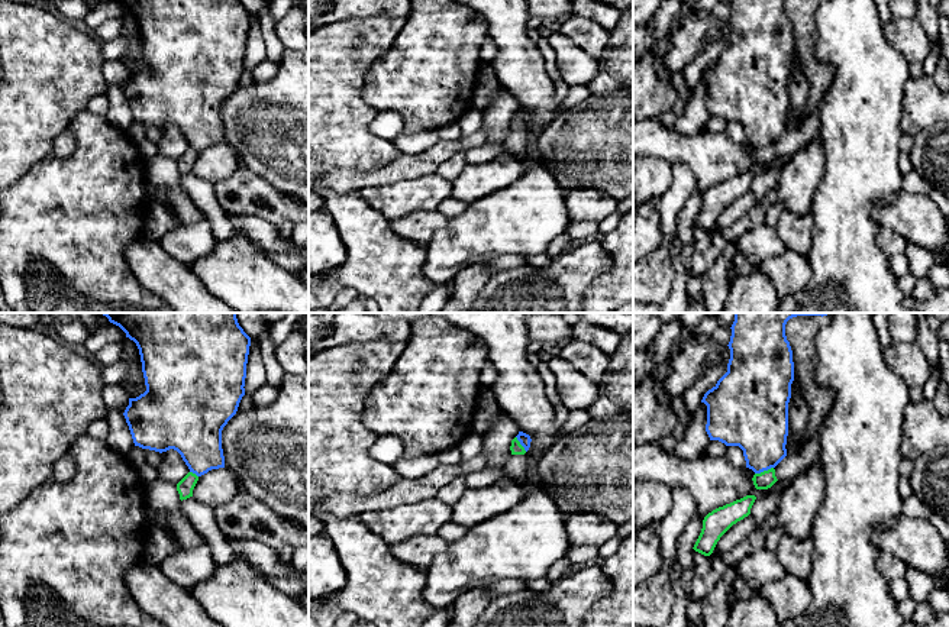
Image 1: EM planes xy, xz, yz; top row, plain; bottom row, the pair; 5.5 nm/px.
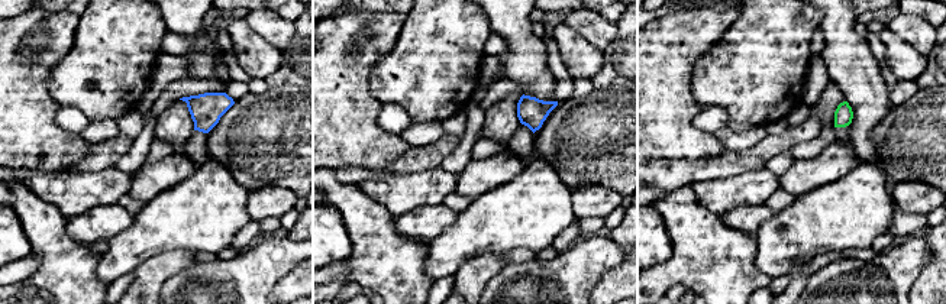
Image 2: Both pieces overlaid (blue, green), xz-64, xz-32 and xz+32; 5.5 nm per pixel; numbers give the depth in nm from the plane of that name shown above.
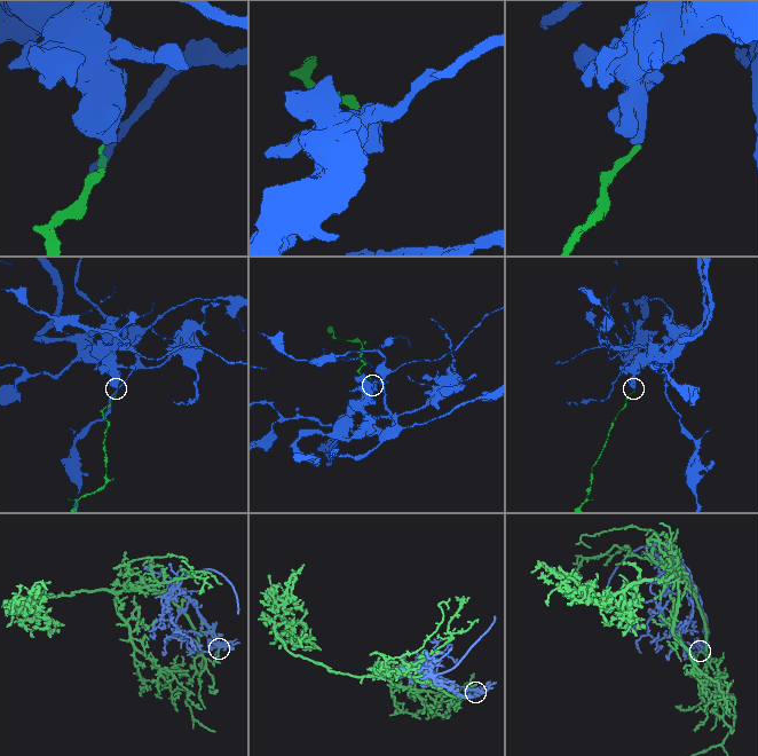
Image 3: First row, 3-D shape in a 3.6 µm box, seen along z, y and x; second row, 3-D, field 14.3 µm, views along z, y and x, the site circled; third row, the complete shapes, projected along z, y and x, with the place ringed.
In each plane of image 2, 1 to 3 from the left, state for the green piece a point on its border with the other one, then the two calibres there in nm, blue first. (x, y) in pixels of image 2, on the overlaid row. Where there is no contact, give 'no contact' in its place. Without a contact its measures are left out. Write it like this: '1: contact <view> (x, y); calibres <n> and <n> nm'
1: no contact
2: no contact
3: no contact

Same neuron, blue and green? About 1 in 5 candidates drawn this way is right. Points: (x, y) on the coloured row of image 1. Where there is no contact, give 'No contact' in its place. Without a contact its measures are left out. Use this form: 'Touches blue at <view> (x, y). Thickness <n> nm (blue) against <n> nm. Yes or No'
Touches blue at yz (764, 469). Thickness 320 nm (blue) against 100 nm. No

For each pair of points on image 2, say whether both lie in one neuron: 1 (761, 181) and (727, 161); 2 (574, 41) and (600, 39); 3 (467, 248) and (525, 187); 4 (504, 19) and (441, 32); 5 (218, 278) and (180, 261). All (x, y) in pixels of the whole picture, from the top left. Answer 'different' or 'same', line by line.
1: different
2: different
3: same
4: different
5: different

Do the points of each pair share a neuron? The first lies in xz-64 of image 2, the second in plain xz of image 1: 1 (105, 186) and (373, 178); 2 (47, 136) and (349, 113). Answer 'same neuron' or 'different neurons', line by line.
1: different neurons
2: same neuron

